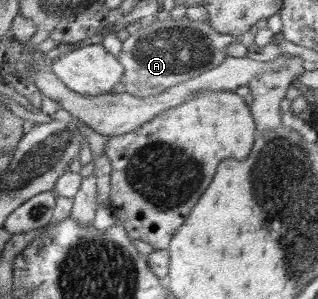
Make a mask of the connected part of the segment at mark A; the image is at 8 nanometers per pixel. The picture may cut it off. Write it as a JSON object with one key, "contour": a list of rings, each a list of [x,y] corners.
{"contour":[[[183,17],[173,20],[153,20],[146,27],[139,28],[136,32],[130,33],[121,43],[121,51],[117,53],[117,61],[122,65],[123,73],[118,83],[113,85],[111,93],[128,93],[129,95],[143,98],[152,96],[160,91],[172,87],[198,76],[204,71],[217,67],[225,59],[225,47],[239,41],[239,37],[217,33],[207,22],[192,20]]]}

